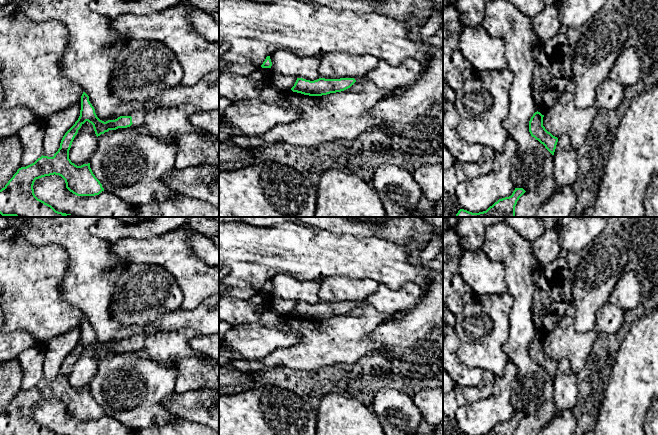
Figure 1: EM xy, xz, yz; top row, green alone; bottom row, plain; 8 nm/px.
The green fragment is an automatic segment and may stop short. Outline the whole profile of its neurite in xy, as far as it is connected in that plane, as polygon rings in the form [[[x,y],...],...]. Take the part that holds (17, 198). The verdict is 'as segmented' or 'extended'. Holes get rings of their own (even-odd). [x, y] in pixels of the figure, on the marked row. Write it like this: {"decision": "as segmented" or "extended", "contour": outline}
{"decision": "extended", "contour": [[[151,40],[128,41],[117,56],[111,87],[116,97],[125,102],[137,101],[142,104],[142,108],[131,113],[130,116],[120,116],[115,120],[104,122],[97,117],[95,109],[89,101],[89,96],[83,92],[81,96],[80,116],[63,136],[60,148],[54,156],[48,157],[42,155],[34,163],[19,168],[5,187],[0,190],[0,214],[2,216],[15,217],[65,217],[71,215],[56,211],[51,205],[38,199],[34,194],[33,185],[35,180],[54,174],[61,176],[65,180],[66,188],[77,196],[99,195],[104,191],[104,188],[93,174],[90,163],[77,166],[69,159],[69,150],[78,130],[86,121],[93,125],[97,137],[109,130],[127,128],[132,124],[136,127],[141,126],[143,125],[146,113],[156,108],[153,98],[166,89],[180,85],[182,78],[183,70],[180,67],[177,57],[166,45],[159,41]]]}

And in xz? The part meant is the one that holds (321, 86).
{"decision": "as segmented", "contour": [[[297,78],[294,86],[291,88],[293,92],[301,93],[309,96],[322,96],[330,93],[344,91],[350,88],[356,80],[354,78],[325,79],[319,78],[314,81]]]}

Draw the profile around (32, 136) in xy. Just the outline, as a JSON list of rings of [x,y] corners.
[[[29,124],[19,131],[18,136],[23,145],[22,167],[26,167],[42,156],[45,124]]]

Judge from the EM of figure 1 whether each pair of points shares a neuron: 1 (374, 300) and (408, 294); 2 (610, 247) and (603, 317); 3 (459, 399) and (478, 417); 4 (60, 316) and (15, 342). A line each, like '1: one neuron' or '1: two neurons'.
1: one neuron
2: two neurons
3: two neurons
4: two neurons

